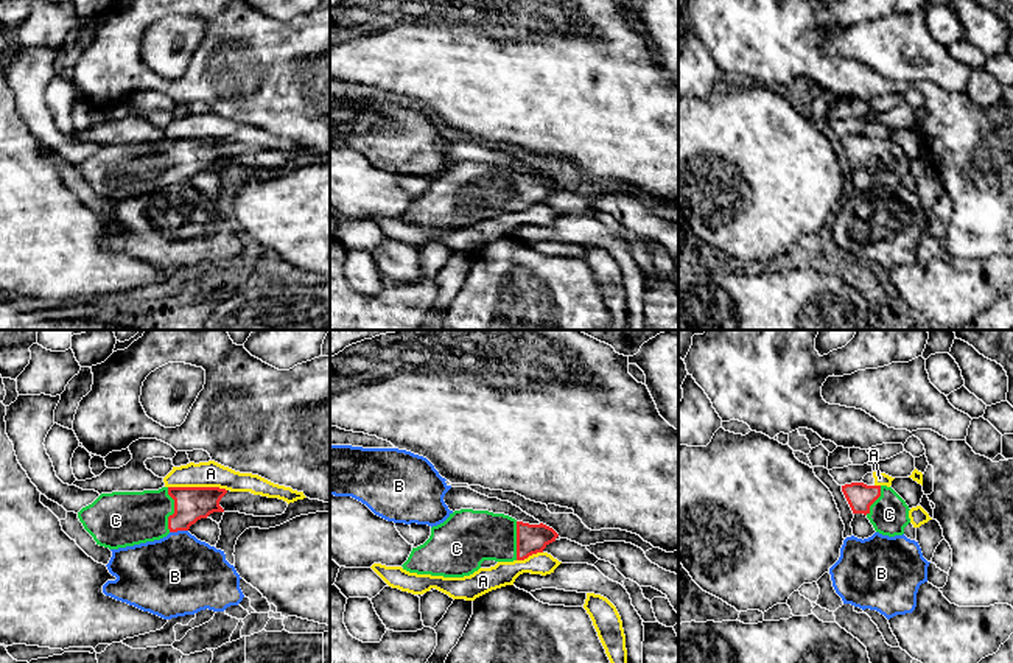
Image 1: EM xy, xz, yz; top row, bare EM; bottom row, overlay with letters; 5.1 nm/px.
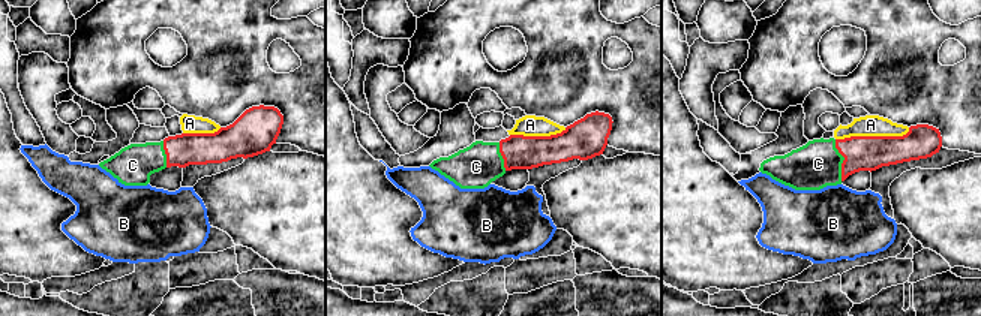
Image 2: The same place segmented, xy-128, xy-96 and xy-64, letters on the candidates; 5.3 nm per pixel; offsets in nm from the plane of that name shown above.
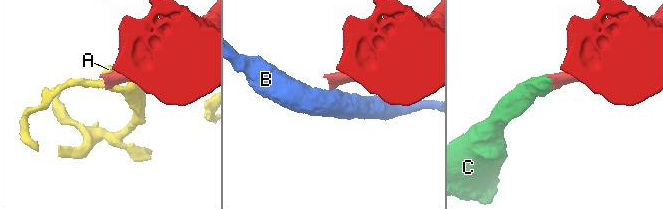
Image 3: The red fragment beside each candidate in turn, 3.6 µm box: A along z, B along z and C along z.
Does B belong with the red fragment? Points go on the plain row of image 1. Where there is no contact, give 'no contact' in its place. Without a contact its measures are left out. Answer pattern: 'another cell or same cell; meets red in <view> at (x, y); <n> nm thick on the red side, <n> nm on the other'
another cell; meets red in xy at (178, 181); 180 nm thick on the red side, 420 nm on the other

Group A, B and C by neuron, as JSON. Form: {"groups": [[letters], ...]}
{"groups": [["A"], ["B"], ["C"]]}

